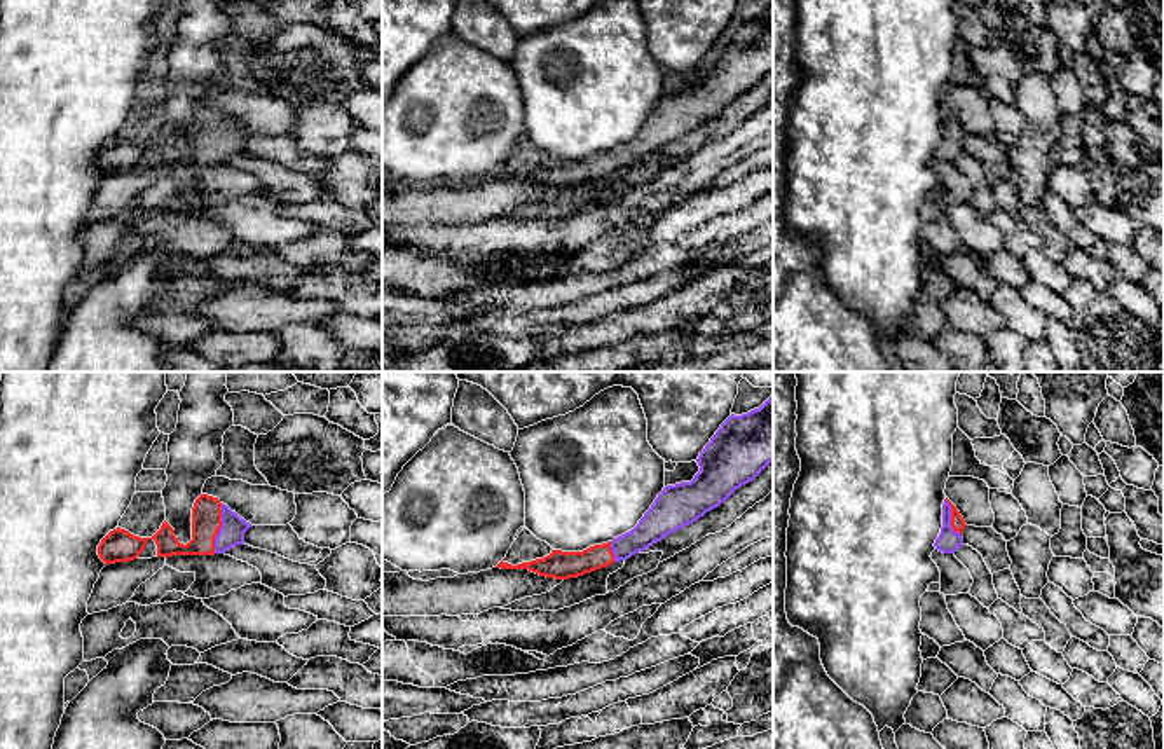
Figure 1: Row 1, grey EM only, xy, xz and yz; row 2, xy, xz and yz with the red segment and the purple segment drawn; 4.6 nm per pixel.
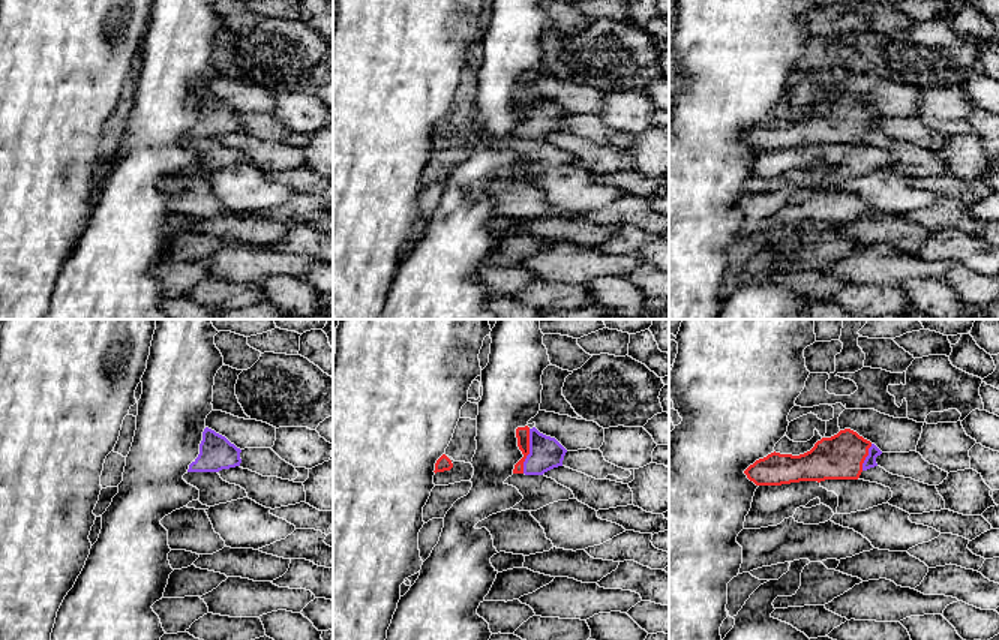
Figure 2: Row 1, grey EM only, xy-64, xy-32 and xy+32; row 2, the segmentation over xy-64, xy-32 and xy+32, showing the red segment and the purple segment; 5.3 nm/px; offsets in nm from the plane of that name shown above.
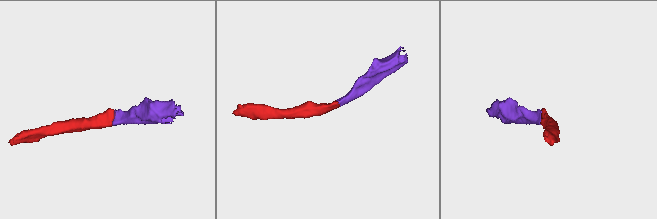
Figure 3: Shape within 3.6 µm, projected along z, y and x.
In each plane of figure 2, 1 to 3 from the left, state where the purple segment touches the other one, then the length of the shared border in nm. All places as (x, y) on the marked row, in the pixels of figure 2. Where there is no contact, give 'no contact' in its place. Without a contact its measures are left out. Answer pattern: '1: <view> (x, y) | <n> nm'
1: no contact
2: xy-32 (528, 451) | 240 nm
3: xy+32 (866, 456) | 160 nm

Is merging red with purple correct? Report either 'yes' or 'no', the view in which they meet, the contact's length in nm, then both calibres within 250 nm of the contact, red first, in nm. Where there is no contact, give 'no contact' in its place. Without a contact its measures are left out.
yes; meets red in xy; contact 240 nm long; 140 nm thick on the red side, 120 nm on the other

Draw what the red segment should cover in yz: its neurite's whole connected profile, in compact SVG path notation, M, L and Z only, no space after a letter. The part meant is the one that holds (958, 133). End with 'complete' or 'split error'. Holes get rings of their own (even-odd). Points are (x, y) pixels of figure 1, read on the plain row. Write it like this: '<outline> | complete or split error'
M946 107L942 112L941 143L934 152L935 159L942 162L955 162L963 154L962 141L965 134L967 133L956 115Z | split error

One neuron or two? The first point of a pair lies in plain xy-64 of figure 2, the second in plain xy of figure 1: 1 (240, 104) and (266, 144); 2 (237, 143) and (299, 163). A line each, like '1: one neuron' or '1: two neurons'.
1: two neurons
2: two neurons

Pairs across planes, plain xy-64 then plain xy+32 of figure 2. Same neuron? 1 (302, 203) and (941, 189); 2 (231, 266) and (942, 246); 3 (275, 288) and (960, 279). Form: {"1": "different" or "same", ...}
{"1": "different", "2": "different", "3": "different"}

